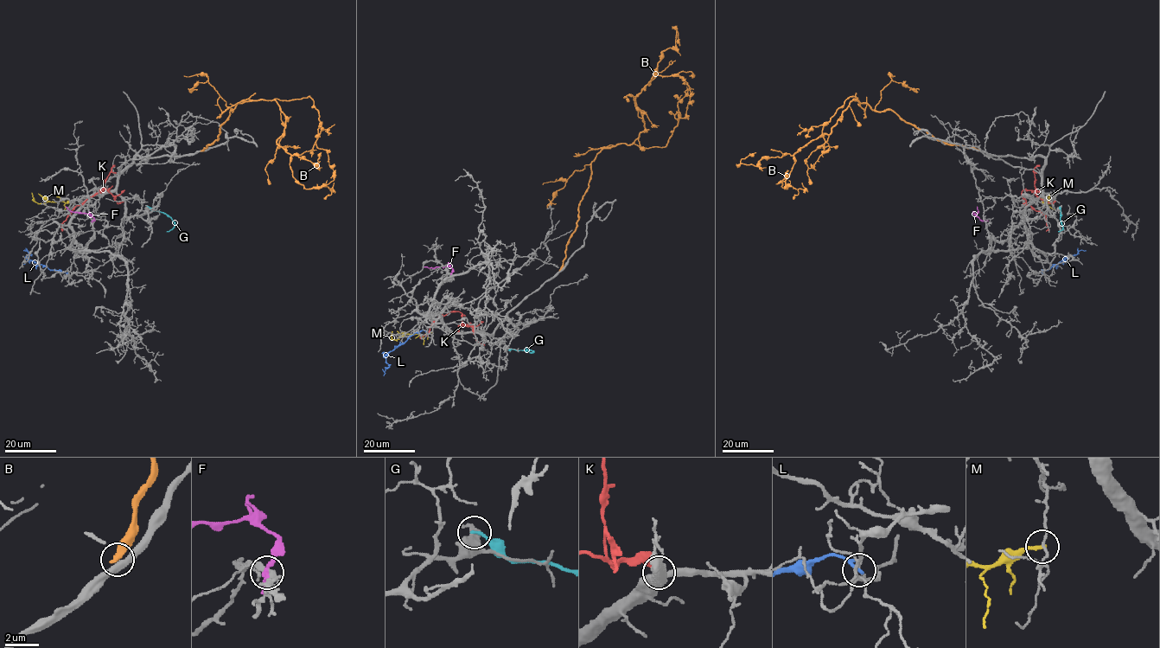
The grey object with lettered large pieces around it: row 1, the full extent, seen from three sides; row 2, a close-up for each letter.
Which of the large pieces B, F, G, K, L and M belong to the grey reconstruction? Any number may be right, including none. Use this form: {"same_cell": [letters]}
{"same_cell": []}

